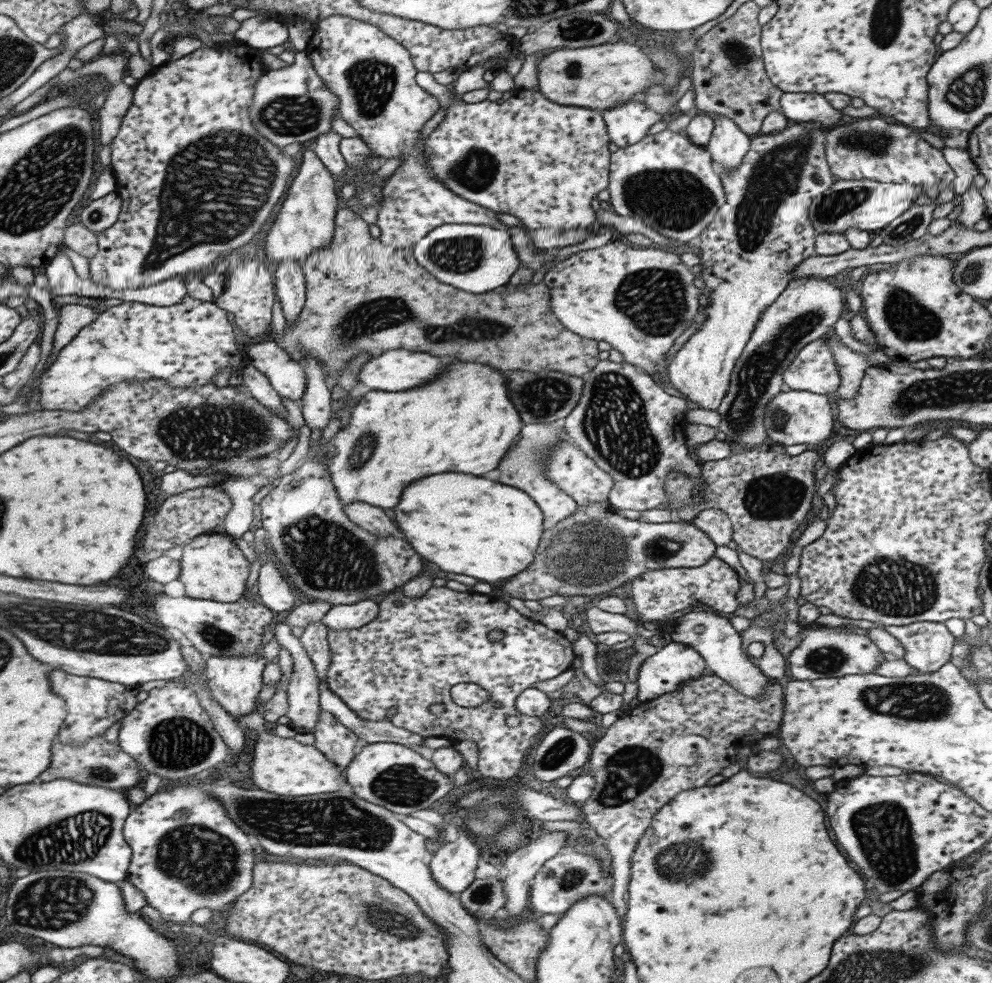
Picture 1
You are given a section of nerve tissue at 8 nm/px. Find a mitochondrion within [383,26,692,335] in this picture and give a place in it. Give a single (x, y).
(476, 169)

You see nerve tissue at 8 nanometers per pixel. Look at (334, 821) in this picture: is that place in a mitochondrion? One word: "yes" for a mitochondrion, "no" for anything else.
yes

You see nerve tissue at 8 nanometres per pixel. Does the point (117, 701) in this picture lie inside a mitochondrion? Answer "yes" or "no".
no

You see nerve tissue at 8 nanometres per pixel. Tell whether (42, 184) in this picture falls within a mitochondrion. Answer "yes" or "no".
yes

